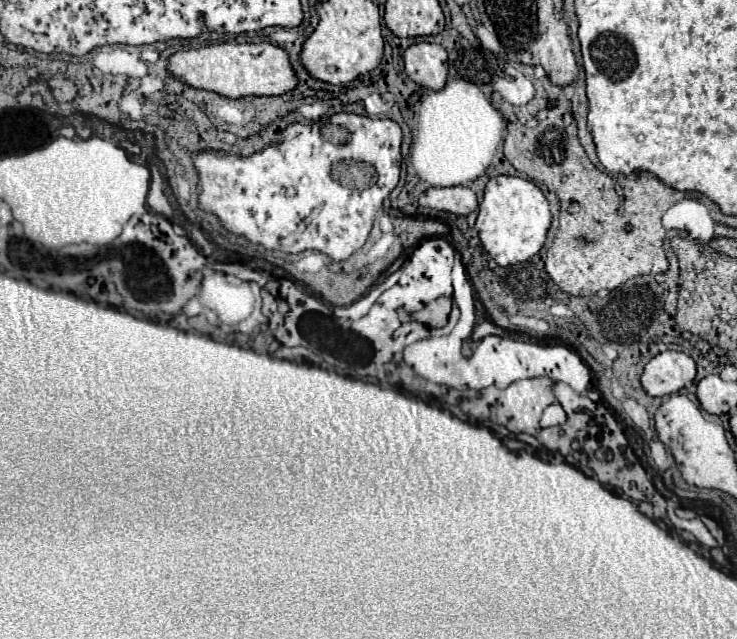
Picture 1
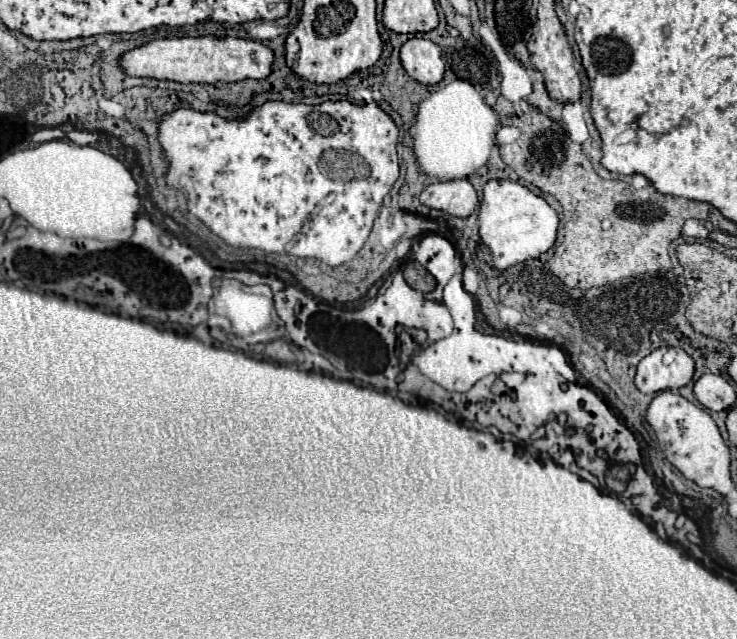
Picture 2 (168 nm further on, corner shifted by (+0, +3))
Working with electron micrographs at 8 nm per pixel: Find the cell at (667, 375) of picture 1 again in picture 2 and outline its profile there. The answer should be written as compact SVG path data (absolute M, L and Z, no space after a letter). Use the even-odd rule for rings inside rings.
M661 346L639 362L635 386L643 394L677 390L691 382L693 372L695 362L693 358L689 358L689 354L685 354L685 350Z

